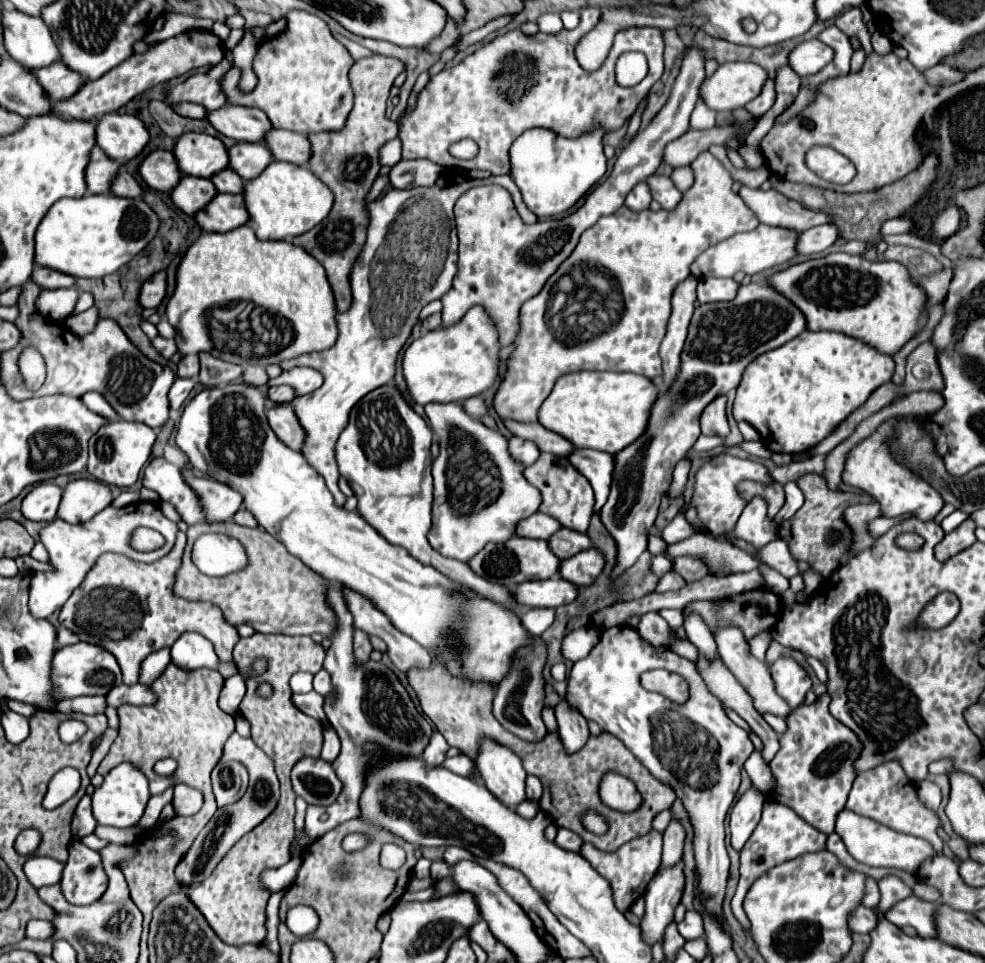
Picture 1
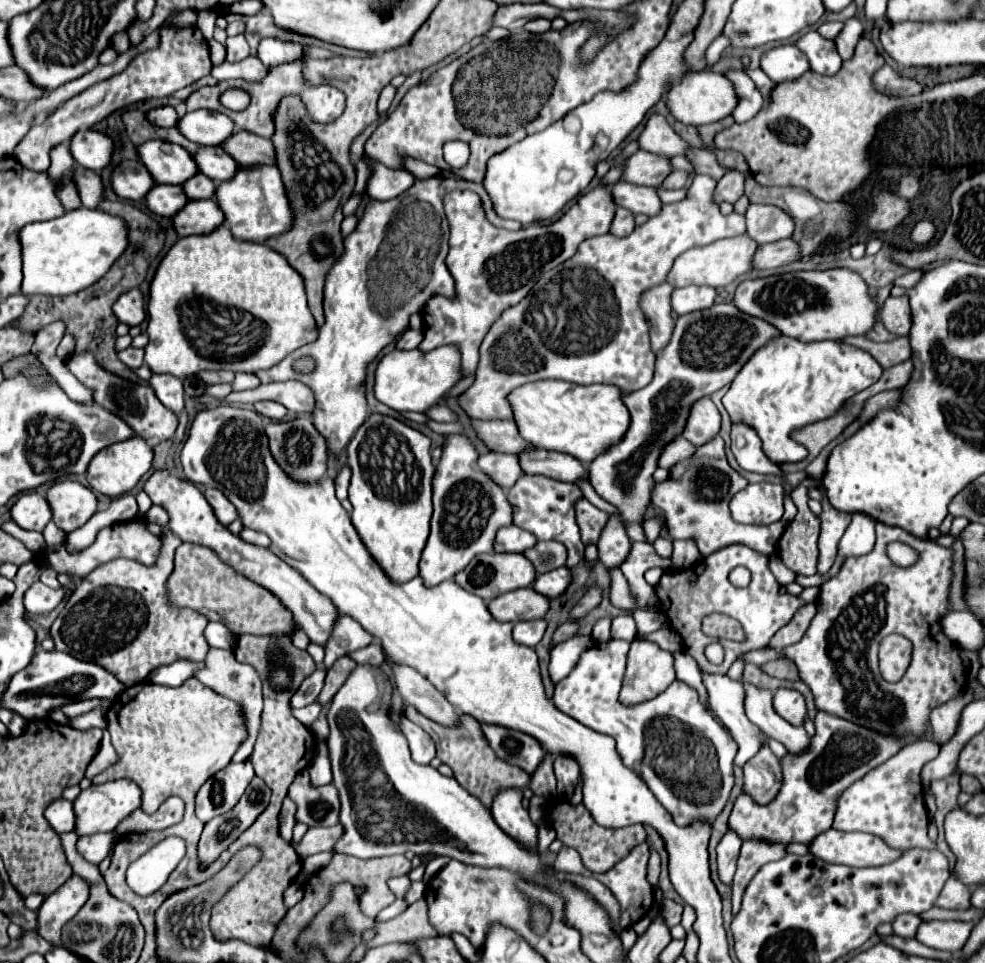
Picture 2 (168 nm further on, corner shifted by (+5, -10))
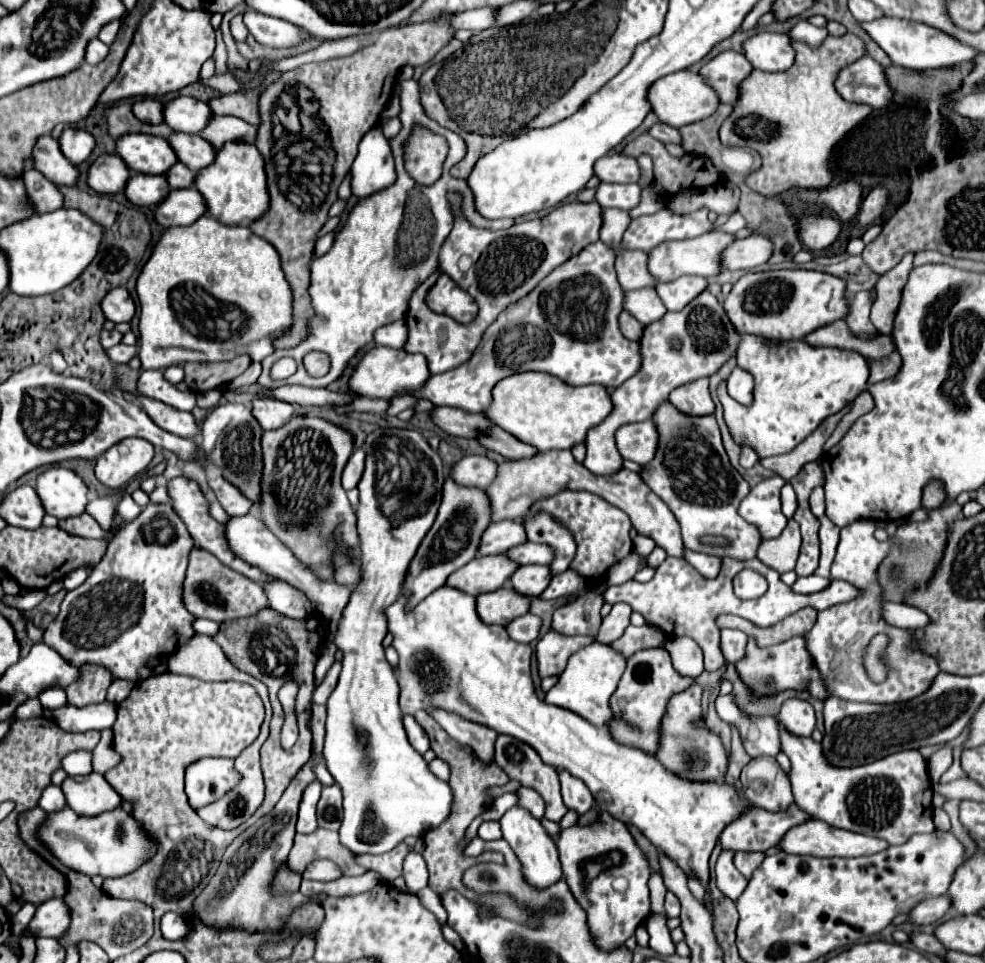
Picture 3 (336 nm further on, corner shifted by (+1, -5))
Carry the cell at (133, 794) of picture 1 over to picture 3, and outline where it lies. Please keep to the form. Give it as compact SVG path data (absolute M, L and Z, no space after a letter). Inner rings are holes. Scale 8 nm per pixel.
M89 773L85 777L67 777L61 789L65 793L67 805L79 817L97 817L123 805L123 797L119 797L117 791L99 773Z

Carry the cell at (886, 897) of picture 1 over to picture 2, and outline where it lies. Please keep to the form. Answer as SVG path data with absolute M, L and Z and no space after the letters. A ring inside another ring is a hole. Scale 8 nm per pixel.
M901 914L893 922L893 930L901 938L915 938L915 932L917 932L919 924L921 924L919 916L915 916L915 914Z

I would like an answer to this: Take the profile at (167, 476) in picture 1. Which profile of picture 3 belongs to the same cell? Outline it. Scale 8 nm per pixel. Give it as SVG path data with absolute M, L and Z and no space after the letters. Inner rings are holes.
M175 477L175 479L171 479L171 481L167 483L167 493L169 493L169 497L171 497L171 505L173 505L175 513L177 513L177 515L181 517L181 521L185 523L185 527L187 527L189 535L195 539L195 545L197 545L197 547L207 549L207 551L213 553L221 563L225 563L225 565L231 567L233 571L237 571L237 573L241 573L241 575L245 575L245 577L249 577L249 579L253 579L253 581L257 581L257 583L269 583L269 581L275 581L275 579L277 579L277 577L271 577L271 575L259 571L259 567L253 567L253 565L245 563L243 559L239 559L239 557L231 551L231 547L229 547L229 543L227 543L227 537L225 537L225 529L223 529L221 523L217 523L217 521L211 517L211 513L209 513L209 499L205 497L205 493L201 491L201 487L199 487L197 481L187 479L187 477Z

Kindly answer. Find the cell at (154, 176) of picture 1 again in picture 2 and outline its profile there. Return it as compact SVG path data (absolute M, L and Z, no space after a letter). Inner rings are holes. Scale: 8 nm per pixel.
M123 160L111 172L111 188L119 198L143 200L153 184L153 178L139 160Z

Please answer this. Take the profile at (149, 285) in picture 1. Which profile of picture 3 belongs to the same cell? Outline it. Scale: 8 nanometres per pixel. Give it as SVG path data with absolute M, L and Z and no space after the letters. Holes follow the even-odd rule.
M125 287L113 289L101 303L105 317L113 323L127 323L135 317L135 303Z

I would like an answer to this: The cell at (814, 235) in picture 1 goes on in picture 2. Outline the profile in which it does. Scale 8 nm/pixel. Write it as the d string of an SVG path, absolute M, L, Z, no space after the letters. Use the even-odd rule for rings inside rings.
M779 240L775 244L759 244L759 252L755 252L755 270L791 264L797 260L797 254L799 254L799 248L793 240Z

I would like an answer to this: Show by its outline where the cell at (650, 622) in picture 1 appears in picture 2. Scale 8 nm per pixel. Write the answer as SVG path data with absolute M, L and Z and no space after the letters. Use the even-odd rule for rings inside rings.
M633 640L619 702L631 706L653 700L665 692L673 680L673 656L653 642Z

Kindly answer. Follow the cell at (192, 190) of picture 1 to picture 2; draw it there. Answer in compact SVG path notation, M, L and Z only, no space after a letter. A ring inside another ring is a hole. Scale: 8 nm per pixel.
M155 184L147 194L145 194L145 204L153 214L159 216L175 216L179 208L187 204L187 196L183 194L181 186L171 186L171 184Z

